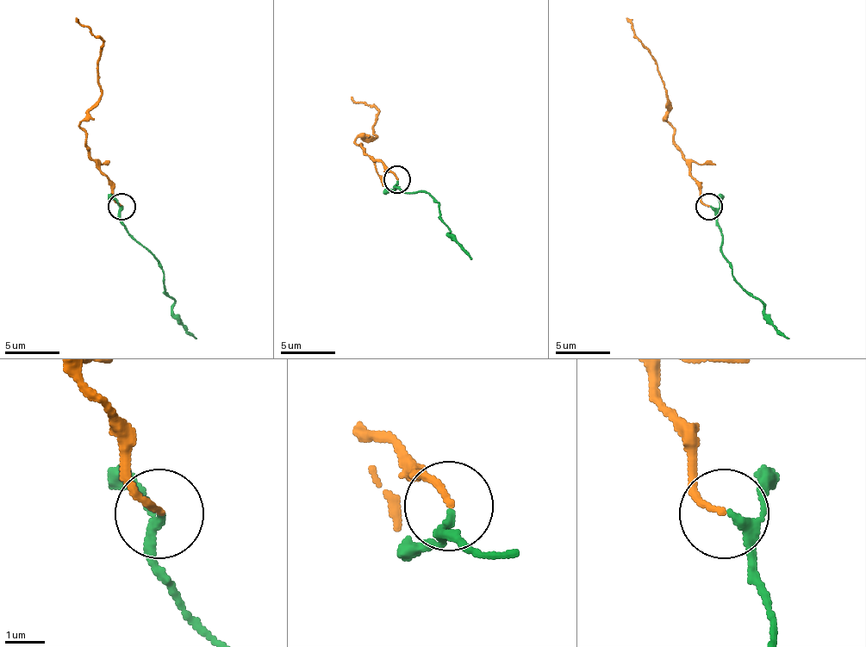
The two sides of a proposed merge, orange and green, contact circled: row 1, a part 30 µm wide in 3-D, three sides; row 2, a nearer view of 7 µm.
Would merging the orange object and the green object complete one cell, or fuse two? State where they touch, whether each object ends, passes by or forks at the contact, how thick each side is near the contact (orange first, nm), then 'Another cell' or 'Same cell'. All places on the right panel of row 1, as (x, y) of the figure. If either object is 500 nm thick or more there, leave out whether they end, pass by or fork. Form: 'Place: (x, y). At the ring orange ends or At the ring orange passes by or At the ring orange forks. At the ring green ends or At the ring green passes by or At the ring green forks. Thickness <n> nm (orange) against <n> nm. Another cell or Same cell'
Place: (709, 207). At the ring orange ends. At the ring green passes by. Thickness 150 nm (orange) against 170 nm. Same cell

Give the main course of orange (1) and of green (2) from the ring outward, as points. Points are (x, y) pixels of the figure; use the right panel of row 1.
1: (709, 206), (699, 195), (699, 181), (682, 157), (671, 124), (666, 119), (666, 100), (657, 65), (626, 18)
2: (709, 206), (723, 235), (720, 251), (732, 263), (732, 276), (758, 301), (763, 314), (788, 339)

